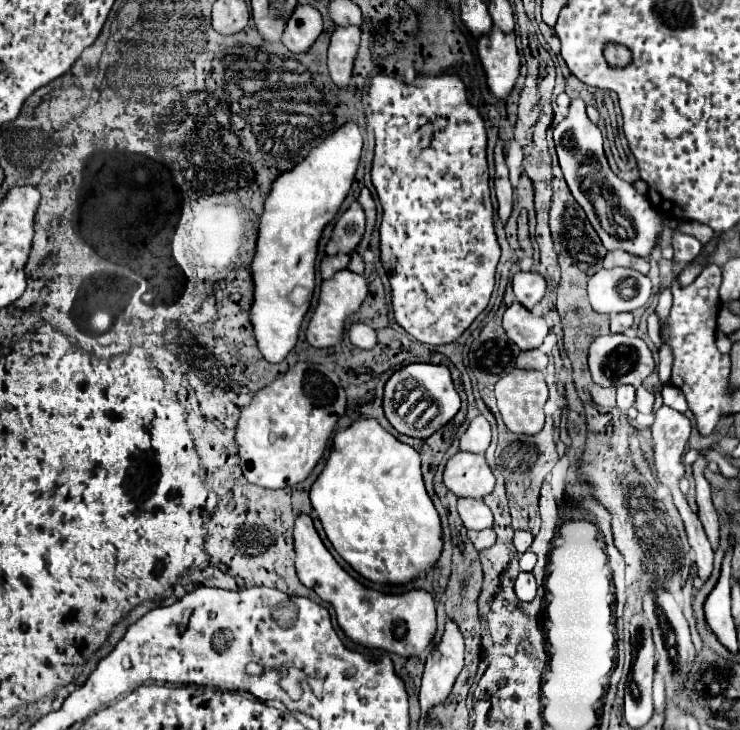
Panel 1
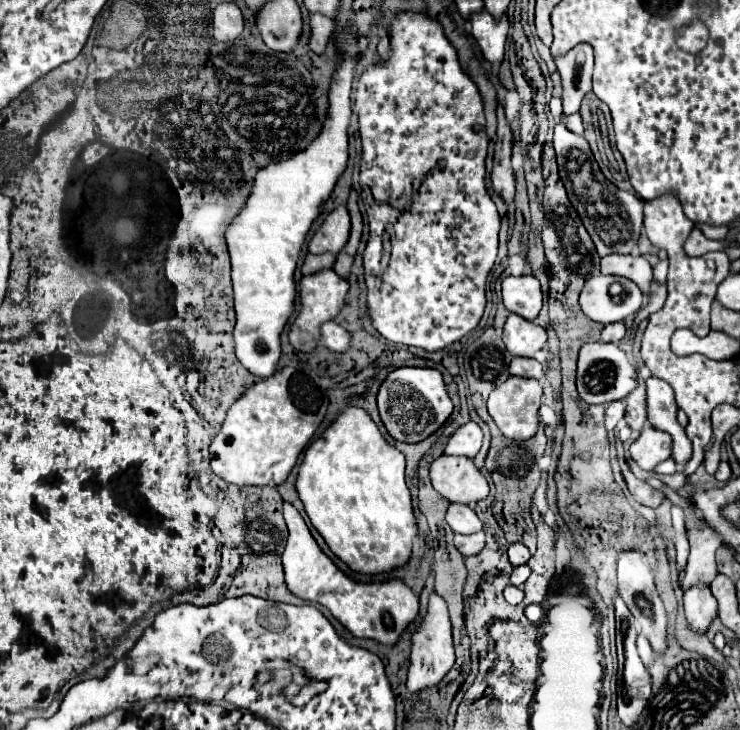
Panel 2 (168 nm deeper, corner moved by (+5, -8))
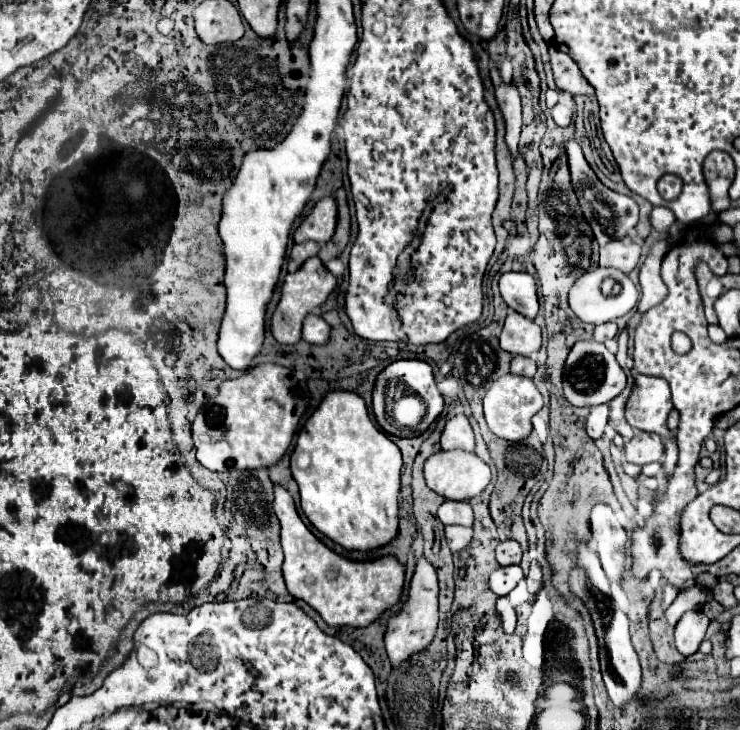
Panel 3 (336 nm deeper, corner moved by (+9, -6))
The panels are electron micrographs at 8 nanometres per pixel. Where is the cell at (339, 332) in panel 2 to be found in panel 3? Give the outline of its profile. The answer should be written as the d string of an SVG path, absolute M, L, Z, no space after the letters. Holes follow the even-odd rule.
M307 314L303 320L303 330L301 338L309 344L325 344L329 340L331 326L317 314Z

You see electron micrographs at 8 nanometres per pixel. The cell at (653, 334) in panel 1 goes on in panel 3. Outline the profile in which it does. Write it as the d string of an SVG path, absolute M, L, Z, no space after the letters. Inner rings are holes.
M613 240L601 248L599 266L613 266L629 274L637 266L639 258L641 258L641 246L623 244L621 240Z

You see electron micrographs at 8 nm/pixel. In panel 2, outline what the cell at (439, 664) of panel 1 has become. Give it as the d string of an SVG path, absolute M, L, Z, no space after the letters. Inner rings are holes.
M435 592L429 598L429 610L425 614L423 624L413 634L413 648L411 648L411 666L407 672L407 690L411 694L417 694L421 690L437 686L449 670L455 666L455 646L453 646L453 634L451 634L451 622L447 614L447 606L441 596Z

